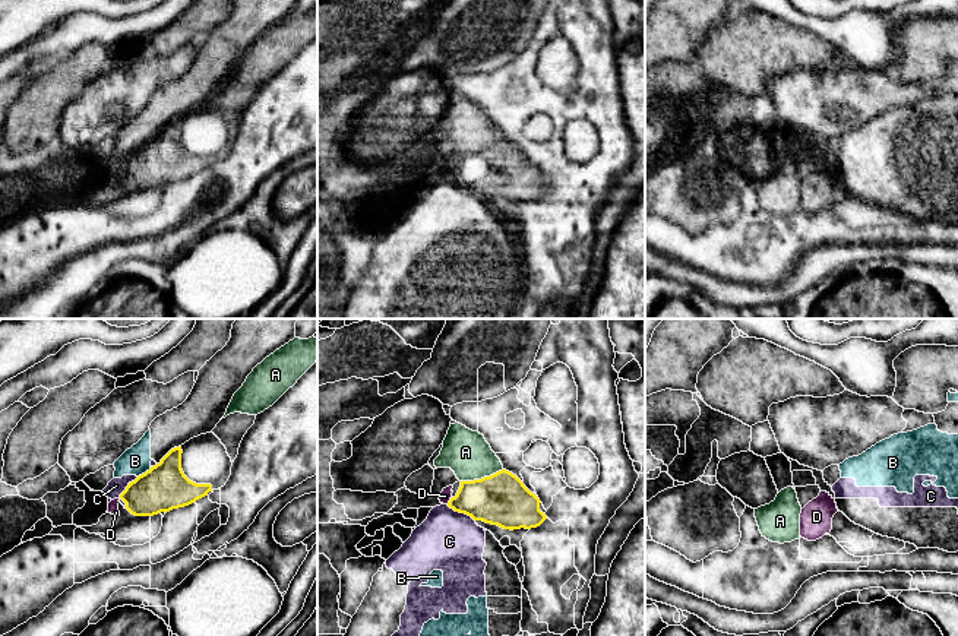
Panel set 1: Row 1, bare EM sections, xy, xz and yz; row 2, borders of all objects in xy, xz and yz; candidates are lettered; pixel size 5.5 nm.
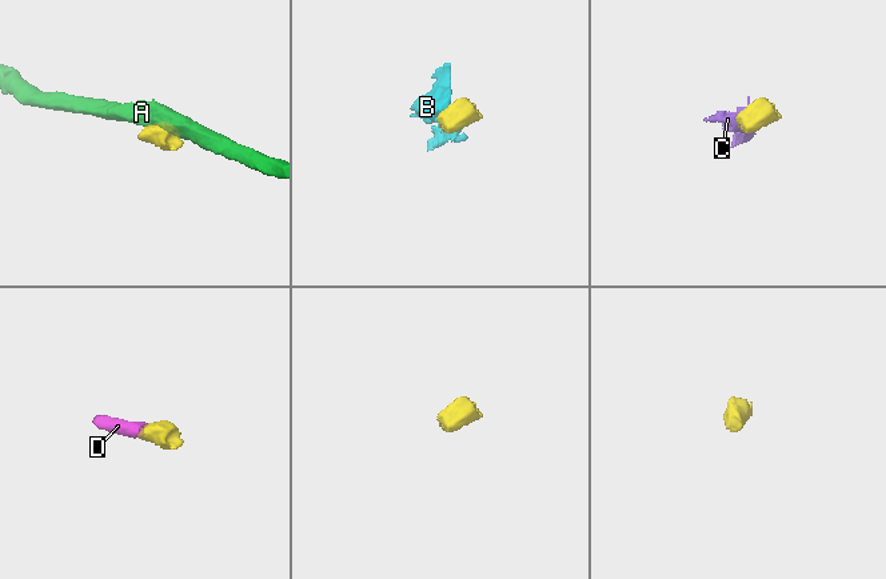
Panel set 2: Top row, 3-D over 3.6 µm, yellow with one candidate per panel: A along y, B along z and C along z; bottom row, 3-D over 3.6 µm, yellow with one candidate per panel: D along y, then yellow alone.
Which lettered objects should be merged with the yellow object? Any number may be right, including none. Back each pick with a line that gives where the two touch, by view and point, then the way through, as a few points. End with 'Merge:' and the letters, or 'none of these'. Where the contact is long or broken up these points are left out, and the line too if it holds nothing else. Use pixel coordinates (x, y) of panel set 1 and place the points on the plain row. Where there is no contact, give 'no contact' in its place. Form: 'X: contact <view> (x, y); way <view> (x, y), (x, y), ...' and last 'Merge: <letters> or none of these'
D: contact xz (449, 174); way xz (495, 171), (449, 174), (445, 168)
Merge: D

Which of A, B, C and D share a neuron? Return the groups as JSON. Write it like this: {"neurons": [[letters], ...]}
{"neurons": [["A"], ["B", "C"], ["D"]]}

